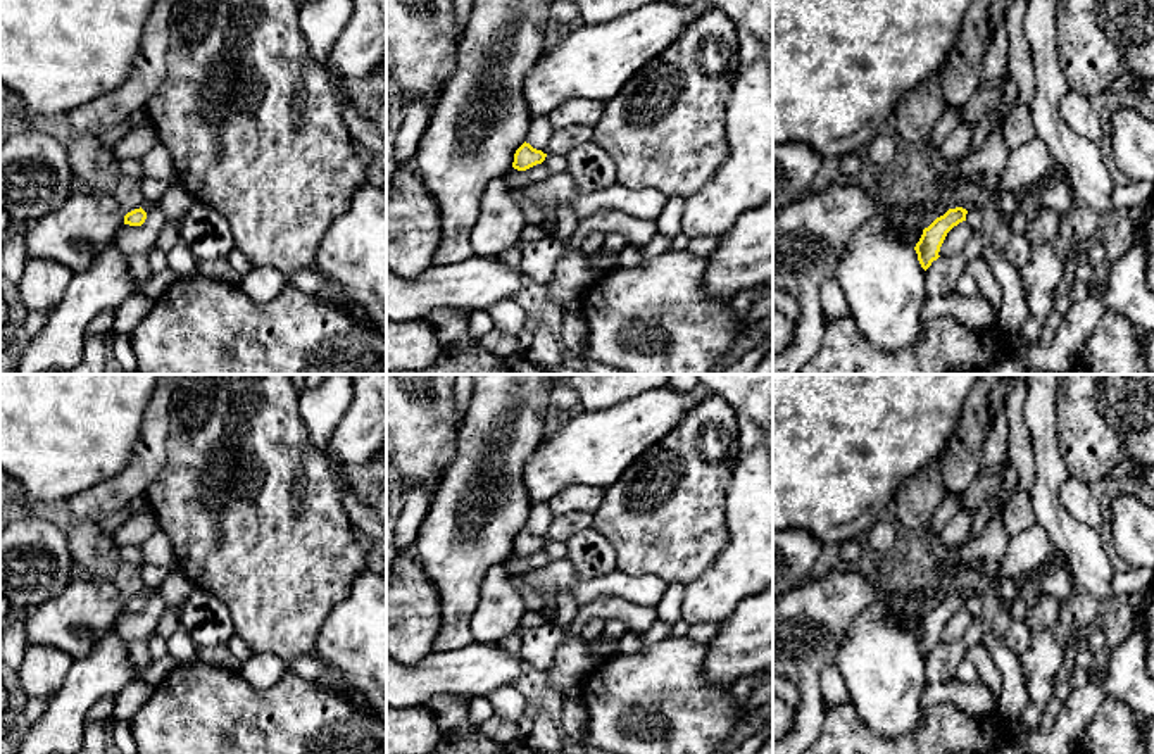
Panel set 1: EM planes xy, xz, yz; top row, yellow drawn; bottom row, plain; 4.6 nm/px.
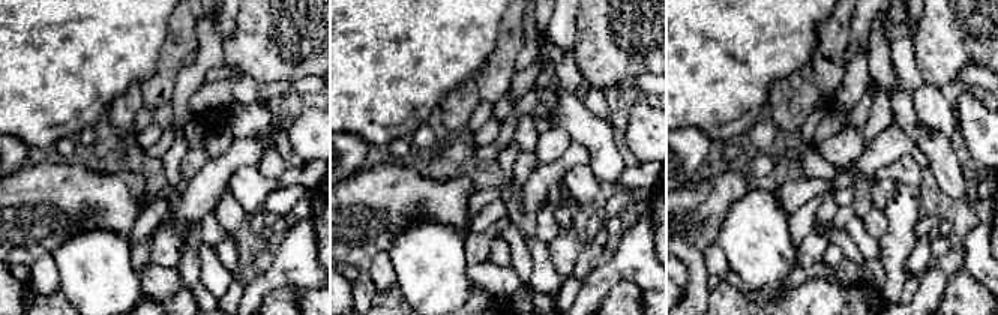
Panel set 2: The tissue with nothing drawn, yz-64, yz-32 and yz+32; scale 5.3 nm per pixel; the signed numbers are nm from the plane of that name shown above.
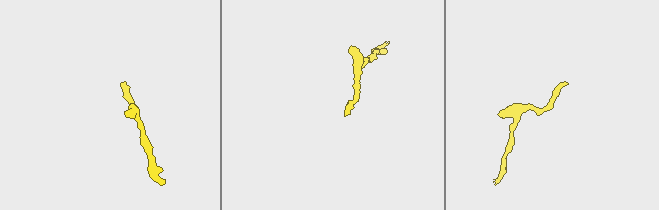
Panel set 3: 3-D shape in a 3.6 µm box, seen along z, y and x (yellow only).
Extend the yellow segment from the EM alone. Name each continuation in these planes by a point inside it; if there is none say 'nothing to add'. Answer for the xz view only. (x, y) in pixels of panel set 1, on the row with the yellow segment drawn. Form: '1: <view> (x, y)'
nothing to add

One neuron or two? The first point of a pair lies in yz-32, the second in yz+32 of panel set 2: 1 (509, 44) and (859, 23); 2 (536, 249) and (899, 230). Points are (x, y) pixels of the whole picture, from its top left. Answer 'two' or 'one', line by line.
1: two
2: two

